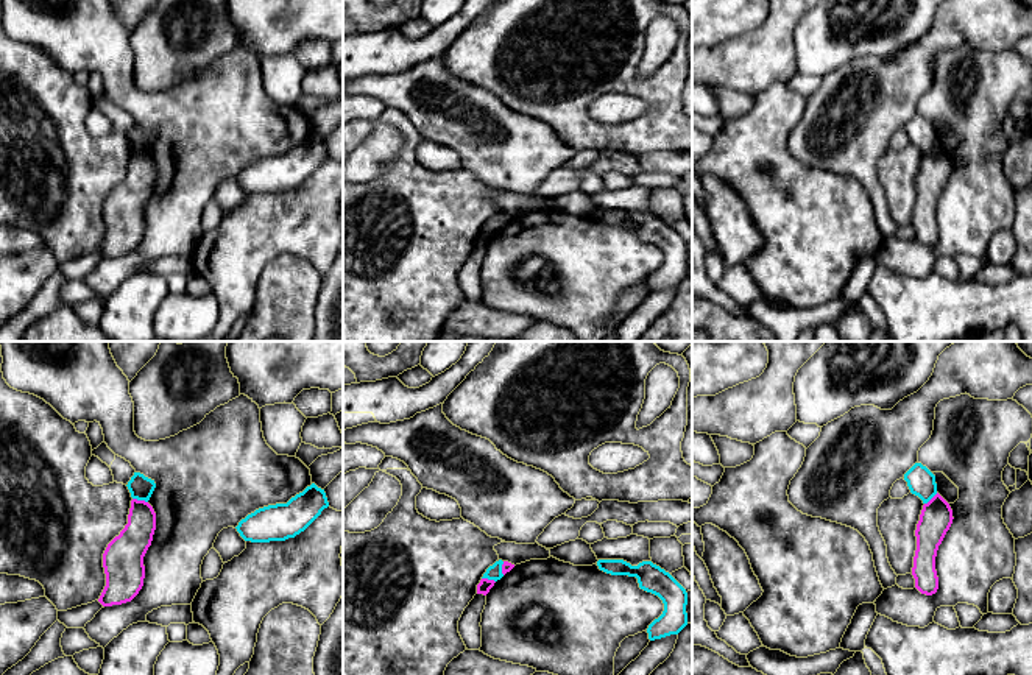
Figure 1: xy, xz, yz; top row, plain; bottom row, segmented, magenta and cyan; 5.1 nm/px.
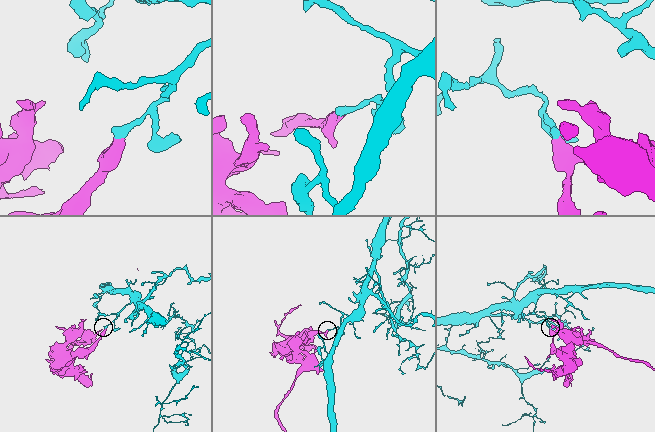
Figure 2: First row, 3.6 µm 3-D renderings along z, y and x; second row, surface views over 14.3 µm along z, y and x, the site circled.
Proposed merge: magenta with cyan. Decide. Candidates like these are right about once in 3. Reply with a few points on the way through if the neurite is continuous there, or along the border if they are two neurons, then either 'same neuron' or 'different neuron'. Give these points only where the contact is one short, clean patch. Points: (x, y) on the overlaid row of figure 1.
border along xy (133, 498), (147, 502); different neuron

